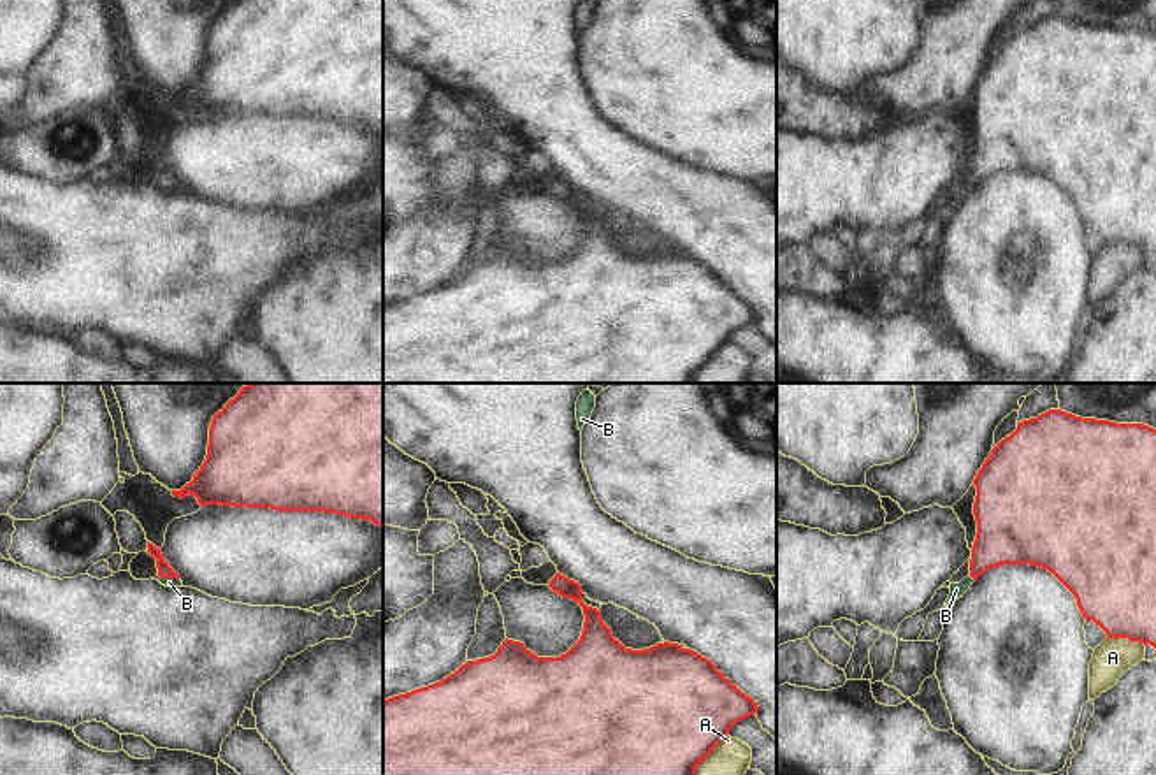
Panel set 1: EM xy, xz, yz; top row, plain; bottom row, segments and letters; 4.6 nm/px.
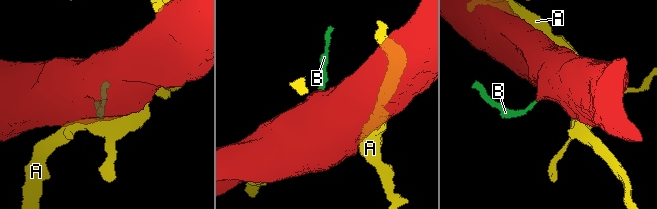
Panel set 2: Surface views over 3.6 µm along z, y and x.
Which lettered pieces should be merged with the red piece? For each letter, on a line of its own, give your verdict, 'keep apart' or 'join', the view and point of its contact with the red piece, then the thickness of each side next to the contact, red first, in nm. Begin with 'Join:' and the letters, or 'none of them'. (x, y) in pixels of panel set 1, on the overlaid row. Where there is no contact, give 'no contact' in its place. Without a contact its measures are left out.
Join: B
A: keep apart; meets red in yz at (1127, 637); 380 nm thick on the red side, 180 nm on the other
B: join; meets red in xy at (169, 577); 60 nm thick on the red side, 50 nm on the other

